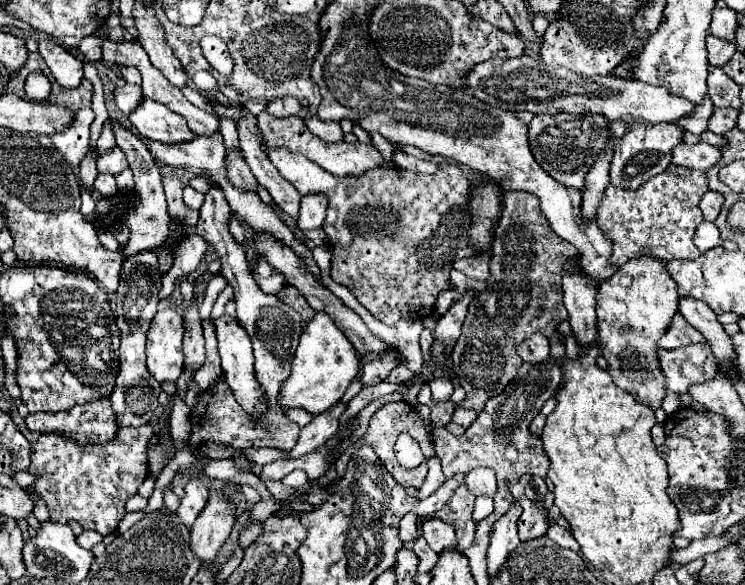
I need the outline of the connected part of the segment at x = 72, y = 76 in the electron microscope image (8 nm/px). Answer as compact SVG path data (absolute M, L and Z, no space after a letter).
M42 38L42 40L38 40L38 46L40 46L40 54L42 54L44 62L48 64L54 80L62 88L78 88L84 78L82 62L78 58L74 58L70 52L66 52L54 40Z

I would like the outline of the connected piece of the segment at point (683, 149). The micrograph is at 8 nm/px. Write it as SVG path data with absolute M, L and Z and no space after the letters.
M698 142L694 146L678 144L672 150L672 162L674 164L694 168L694 170L708 170L718 160L720 160L720 150L710 146L710 144L706 144L706 142Z

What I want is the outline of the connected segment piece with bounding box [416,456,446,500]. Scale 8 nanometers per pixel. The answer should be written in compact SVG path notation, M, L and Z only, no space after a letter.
M434 456L434 458L430 458L430 460L428 460L428 476L426 476L426 480L424 480L422 488L418 490L416 500L424 500L424 498L428 498L428 496L430 496L430 494L434 494L434 492L444 484L444 482L446 482L446 476L442 474L440 460Z

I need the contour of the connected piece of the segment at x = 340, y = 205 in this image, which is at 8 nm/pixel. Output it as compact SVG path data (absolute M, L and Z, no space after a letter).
M266 148L268 160L300 194L322 192L328 196L328 216L324 220L324 232L332 250L334 282L346 286L356 300L380 322L392 326L402 318L426 318L432 314L436 298L442 290L450 290L450 270L454 260L474 256L478 248L470 244L468 230L472 216L468 208L470 182L464 172L452 164L442 162L436 174L418 174L402 168L370 170L360 178L332 176L324 168L316 166L308 158L288 152L286 148Z

